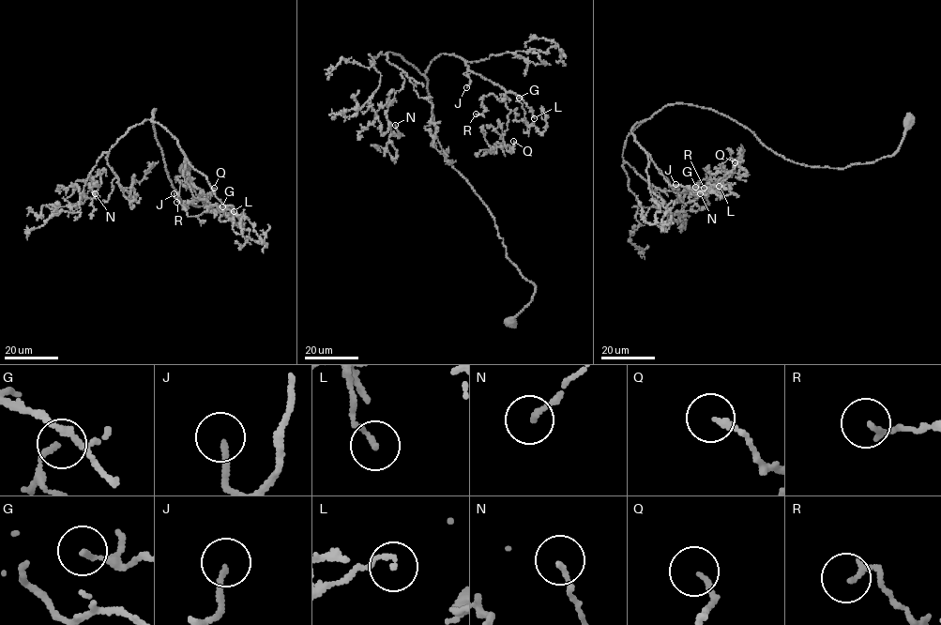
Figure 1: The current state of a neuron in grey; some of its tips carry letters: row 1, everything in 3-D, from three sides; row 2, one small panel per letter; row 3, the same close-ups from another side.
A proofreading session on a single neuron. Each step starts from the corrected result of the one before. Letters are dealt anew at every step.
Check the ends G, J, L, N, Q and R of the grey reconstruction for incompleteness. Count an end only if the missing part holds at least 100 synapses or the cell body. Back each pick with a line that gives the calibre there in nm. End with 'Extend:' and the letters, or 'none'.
J: Thickness 160 nm
Extend: J

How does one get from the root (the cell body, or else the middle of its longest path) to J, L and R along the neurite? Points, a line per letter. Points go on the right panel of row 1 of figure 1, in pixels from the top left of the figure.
J: (910, 120), (891, 155), (814, 167), (776, 153), (716, 112), (674, 103), (631, 129), (675, 184)
L: (910, 120), (893, 154), (842, 168), (790, 160), (682, 102), (633, 126), (670, 185), (719, 186)
R: (910, 120), (893, 154), (842, 168), (682, 102), (633, 126), (688, 202), (704, 188)

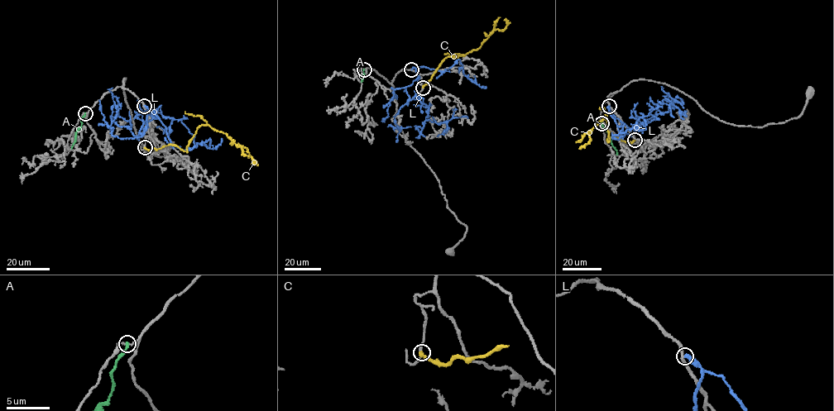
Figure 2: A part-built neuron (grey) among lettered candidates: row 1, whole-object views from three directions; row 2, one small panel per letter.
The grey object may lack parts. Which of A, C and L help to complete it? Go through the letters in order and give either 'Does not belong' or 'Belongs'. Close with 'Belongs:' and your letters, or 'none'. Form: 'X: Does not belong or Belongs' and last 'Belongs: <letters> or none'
A: Does not belong
C: Does not belong
L: Does not belong
Belongs: none

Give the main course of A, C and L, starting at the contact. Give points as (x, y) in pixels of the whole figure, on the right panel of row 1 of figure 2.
A: (601, 123), (617, 155)
C: (635, 140), (630, 142), (609, 137), (607, 142), (606, 114), (587, 133), (590, 140), (580, 148)
L: (610, 106), (628, 129), (660, 107), (665, 99), (672, 103), (668, 105), (673, 117)

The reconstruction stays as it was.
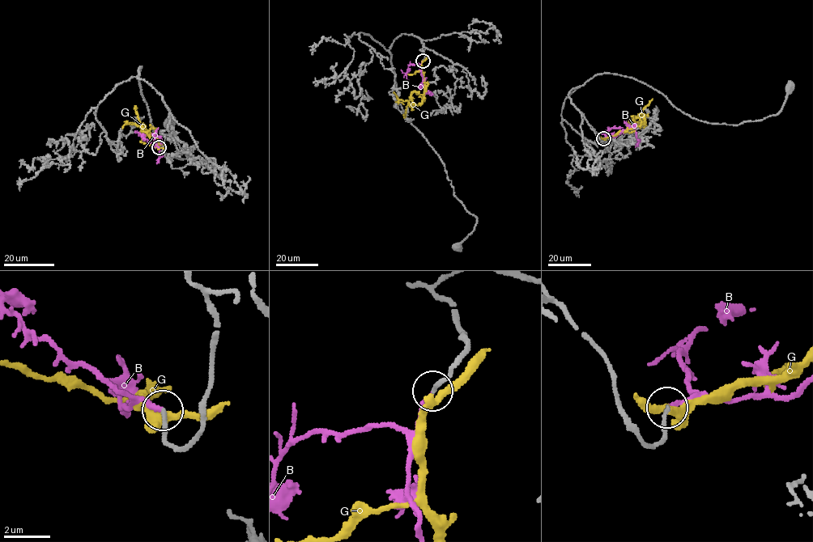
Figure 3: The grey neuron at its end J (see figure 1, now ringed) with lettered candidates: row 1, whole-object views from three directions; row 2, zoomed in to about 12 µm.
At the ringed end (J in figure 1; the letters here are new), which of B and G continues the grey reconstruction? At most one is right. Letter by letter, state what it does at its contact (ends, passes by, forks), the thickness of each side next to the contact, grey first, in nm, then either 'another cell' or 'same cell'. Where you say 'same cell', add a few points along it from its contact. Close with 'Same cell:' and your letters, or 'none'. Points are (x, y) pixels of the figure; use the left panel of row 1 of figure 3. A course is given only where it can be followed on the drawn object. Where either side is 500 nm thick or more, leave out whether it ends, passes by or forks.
B: it ends there; 170 nm thick on the grey side, 180 nm on the other; same cell; it runs (159, 147), (155, 147), (158, 138), (159, 154), (156, 163)
G: it passes by; 180 nm thick on the grey side, 320 nm on the other; another cell
Same cell: B

